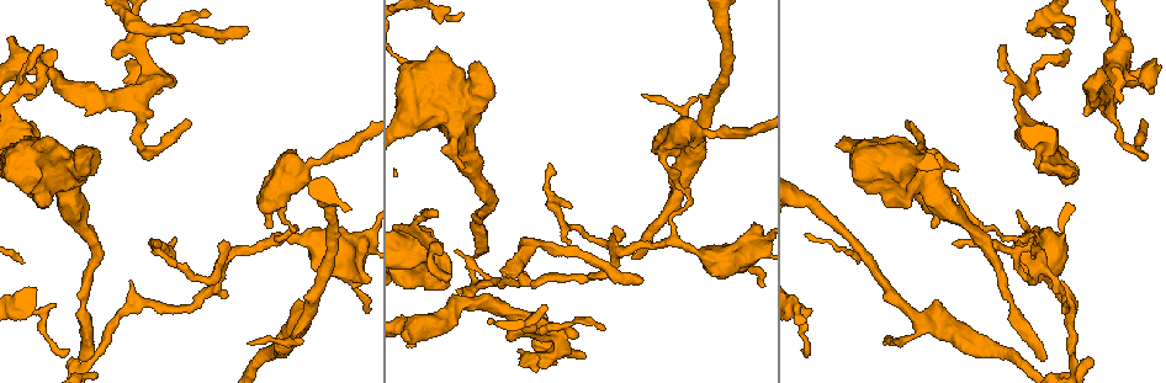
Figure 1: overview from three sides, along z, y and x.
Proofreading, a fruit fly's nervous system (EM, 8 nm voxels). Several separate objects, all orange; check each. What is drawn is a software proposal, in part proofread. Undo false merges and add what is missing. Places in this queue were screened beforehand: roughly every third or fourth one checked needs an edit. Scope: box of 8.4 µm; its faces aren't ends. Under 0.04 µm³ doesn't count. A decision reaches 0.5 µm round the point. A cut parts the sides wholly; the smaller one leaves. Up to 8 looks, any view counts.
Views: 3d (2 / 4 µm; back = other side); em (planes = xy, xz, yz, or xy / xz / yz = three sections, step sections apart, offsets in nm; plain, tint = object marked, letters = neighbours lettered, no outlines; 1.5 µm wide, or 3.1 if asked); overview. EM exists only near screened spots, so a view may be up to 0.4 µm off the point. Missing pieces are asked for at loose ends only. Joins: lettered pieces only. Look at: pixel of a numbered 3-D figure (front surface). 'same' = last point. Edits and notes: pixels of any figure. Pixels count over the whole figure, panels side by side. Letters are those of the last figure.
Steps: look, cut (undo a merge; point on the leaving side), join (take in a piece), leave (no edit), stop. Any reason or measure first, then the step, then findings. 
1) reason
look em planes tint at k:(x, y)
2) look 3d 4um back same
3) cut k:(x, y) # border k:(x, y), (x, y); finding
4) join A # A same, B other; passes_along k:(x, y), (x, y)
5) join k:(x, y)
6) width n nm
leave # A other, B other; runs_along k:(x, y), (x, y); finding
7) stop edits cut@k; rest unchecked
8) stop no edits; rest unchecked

thin end
look 3d 4um at 1:(301, 341)

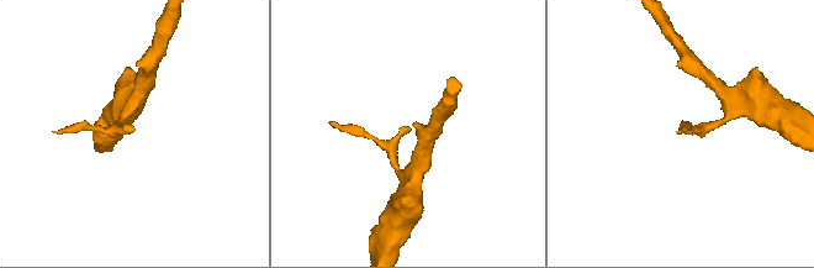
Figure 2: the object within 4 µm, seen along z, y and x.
look em planes tint at 2:(133, 126)

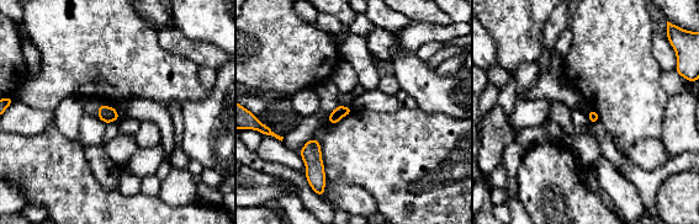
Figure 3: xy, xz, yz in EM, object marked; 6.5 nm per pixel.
look em planes letters same

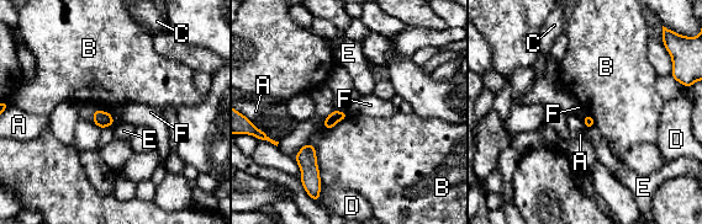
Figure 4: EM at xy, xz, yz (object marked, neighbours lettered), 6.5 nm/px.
longest_contact B 280 nm
leave # A other, B other, C other, D other, E other, F other; border 4:(109, 112), (115, 122); none of them fits

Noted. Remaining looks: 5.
look em planes letters at 1:(130, 282)

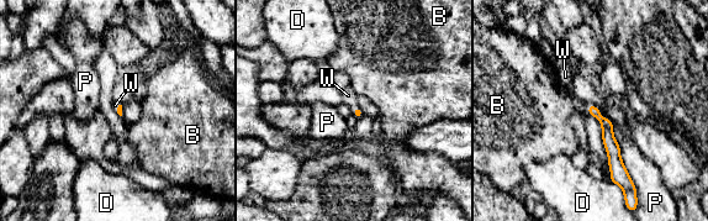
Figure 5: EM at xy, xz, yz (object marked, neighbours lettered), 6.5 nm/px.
join 5:(566, 78) # B other, D other, P other, W same; the cell continues

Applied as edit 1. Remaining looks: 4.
branch stops here
look em planes letters at 1:(54, 50)

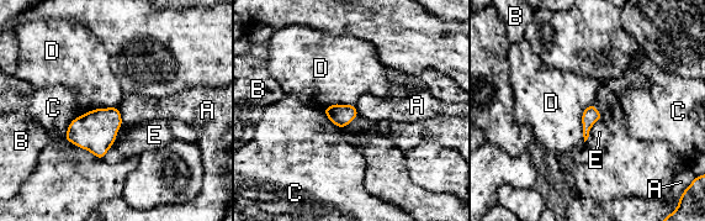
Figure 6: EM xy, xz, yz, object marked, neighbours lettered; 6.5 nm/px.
leave # A other, B other, C other, D other, E other; border 6:(592, 104), (582, 115), (583, 141); no lettered piece goes on from it

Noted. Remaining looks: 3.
stop edits join@5; rest unchecked

